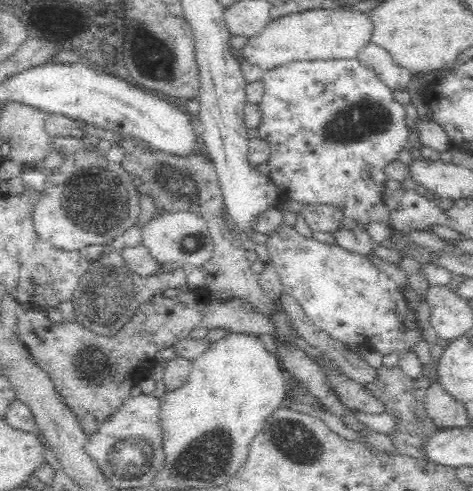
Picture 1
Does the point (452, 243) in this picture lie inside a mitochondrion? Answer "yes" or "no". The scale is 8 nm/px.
no

